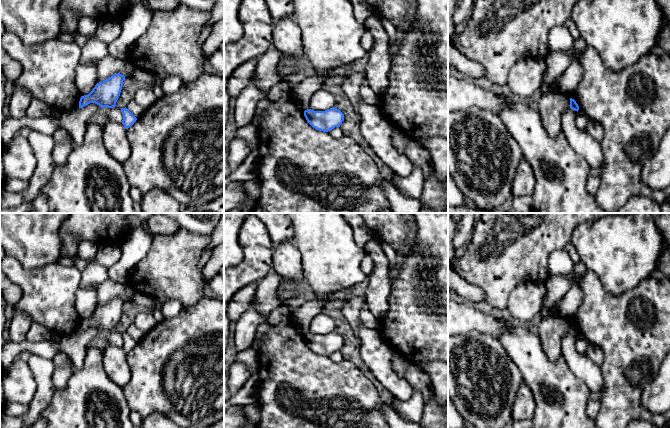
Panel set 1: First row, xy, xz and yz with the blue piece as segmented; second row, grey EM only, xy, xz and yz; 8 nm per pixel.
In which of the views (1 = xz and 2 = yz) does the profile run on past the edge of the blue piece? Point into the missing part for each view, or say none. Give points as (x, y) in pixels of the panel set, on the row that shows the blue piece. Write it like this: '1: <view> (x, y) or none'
1: none
2: none

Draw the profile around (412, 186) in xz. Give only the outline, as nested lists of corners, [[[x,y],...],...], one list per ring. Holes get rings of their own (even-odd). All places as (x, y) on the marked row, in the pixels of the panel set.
[[[414,164],[414,168],[409,176],[397,176],[397,186],[399,191],[407,197],[420,199],[425,178],[419,165]]]

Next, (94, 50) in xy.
[[[82,17],[78,22],[77,32],[87,38],[79,58],[81,65],[91,63],[98,65],[109,54],[107,44],[95,36],[99,20],[99,18]]]

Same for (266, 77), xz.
[[[271,46],[263,54],[257,57],[257,66],[255,71],[255,84],[264,93],[282,79],[276,73],[282,54]]]

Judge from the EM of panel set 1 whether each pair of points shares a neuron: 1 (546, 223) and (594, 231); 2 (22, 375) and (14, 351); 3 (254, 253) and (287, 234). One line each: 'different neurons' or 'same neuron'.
1: different neurons
2: different neurons
3: different neurons

